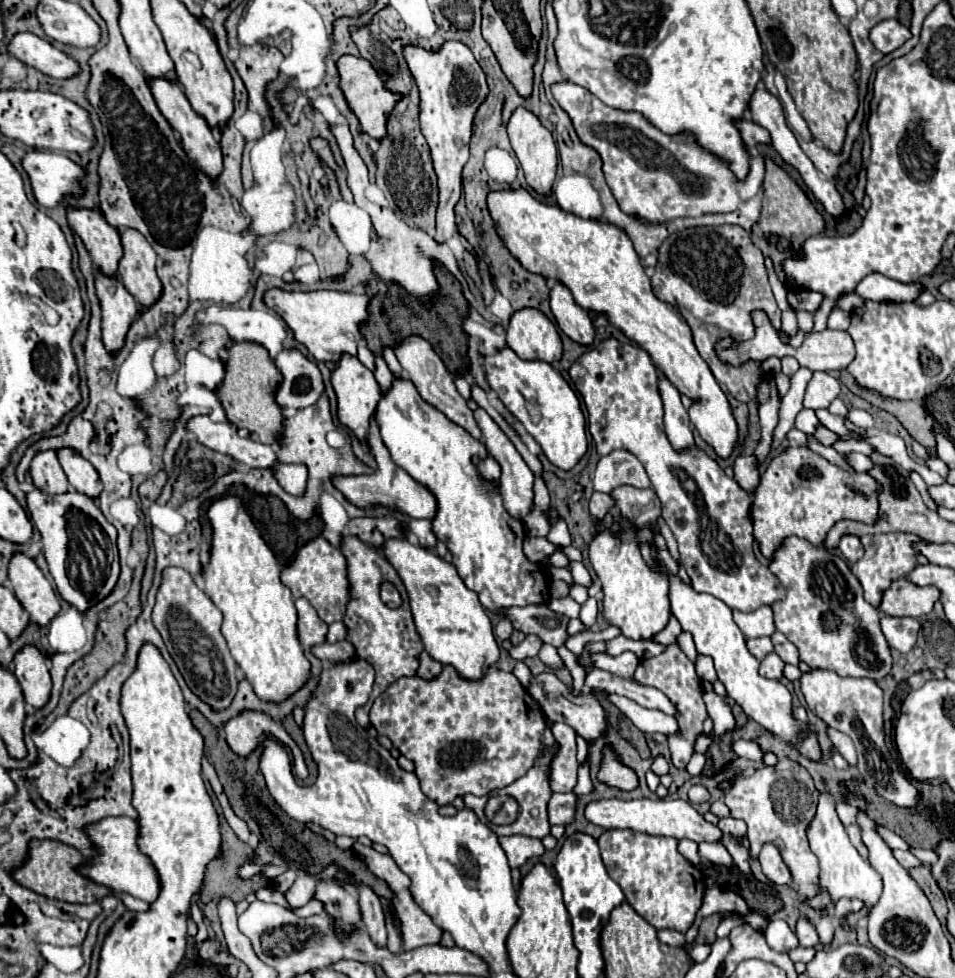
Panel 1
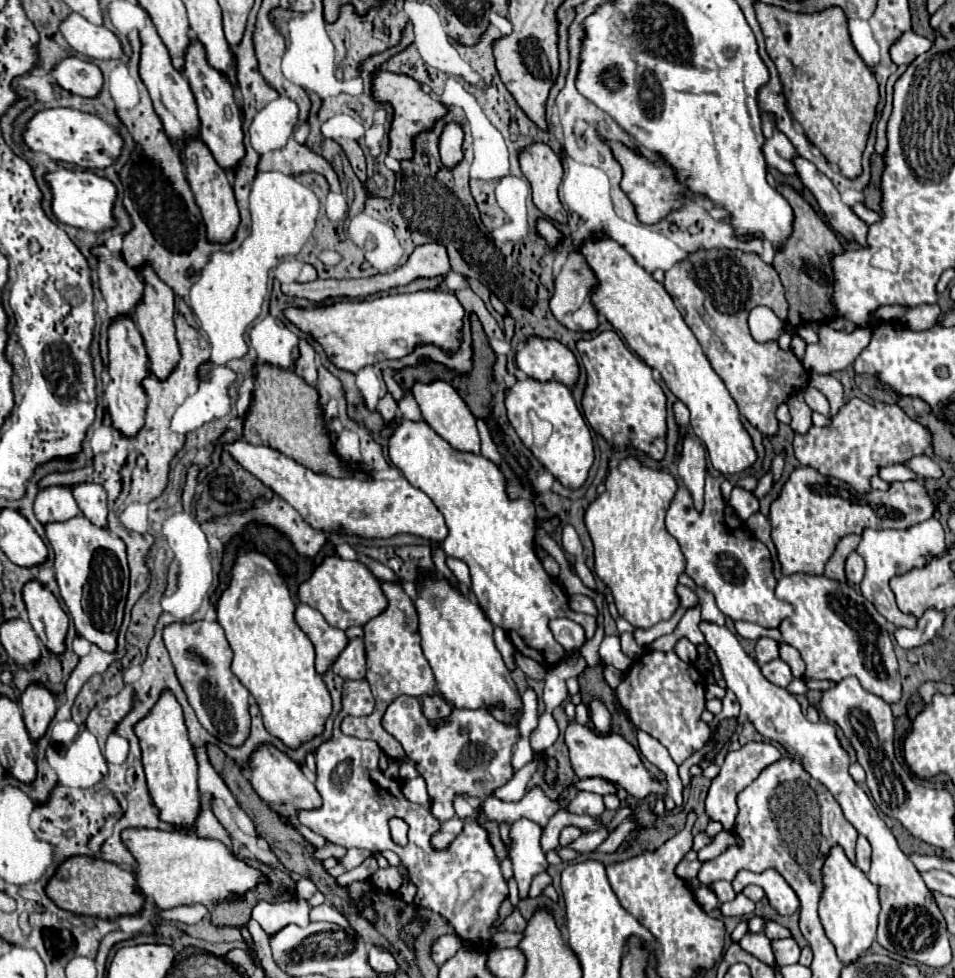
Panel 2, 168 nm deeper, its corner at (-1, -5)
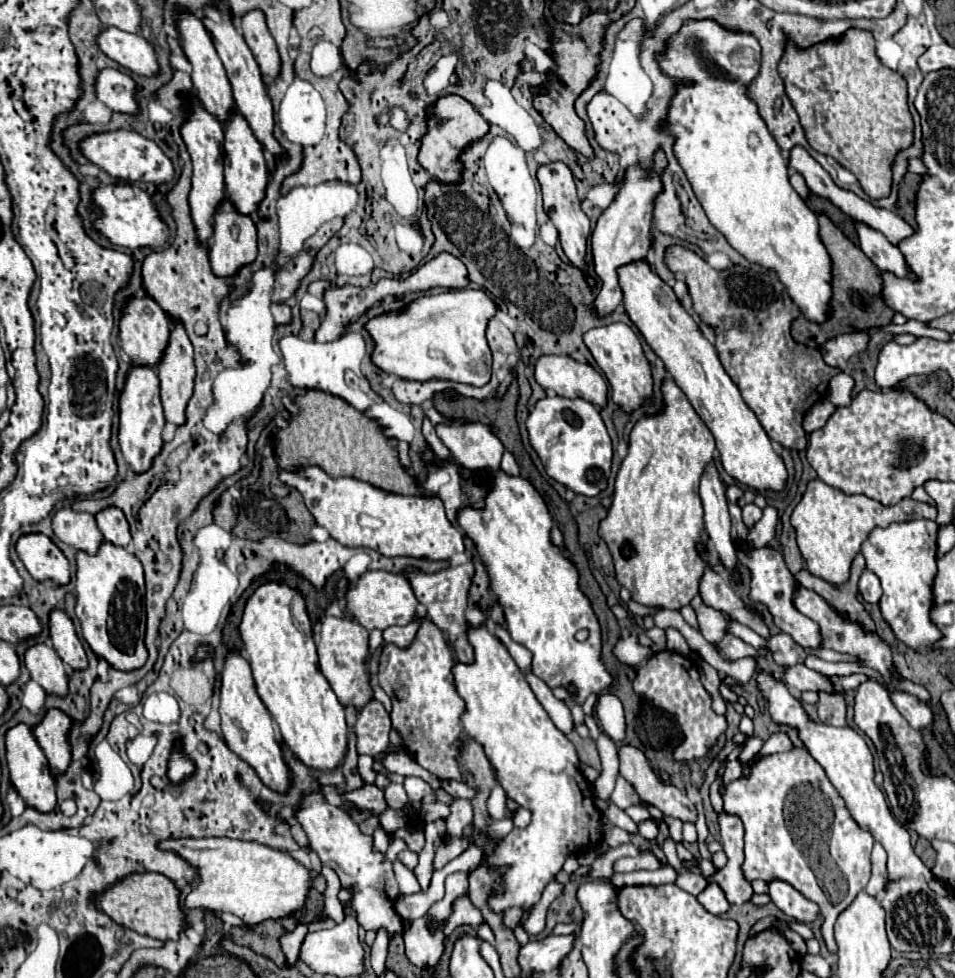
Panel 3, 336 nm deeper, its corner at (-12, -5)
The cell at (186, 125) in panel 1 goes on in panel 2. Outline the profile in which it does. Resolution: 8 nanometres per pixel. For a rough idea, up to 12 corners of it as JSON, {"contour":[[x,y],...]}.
{"contour":[[202,141],[184,169],[208,241],[234,239],[240,213],[226,171]]}

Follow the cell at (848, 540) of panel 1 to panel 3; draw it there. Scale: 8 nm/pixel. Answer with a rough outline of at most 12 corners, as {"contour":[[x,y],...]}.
{"contour":[[867,567],[859,579],[859,593],[865,601],[881,599],[879,577]]}

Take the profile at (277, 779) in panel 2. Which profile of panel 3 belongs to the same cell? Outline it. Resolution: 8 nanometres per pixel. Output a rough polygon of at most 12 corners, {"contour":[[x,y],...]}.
{"contour":[[303,793],[295,819],[351,893],[359,925],[403,931],[399,885],[341,807]]}

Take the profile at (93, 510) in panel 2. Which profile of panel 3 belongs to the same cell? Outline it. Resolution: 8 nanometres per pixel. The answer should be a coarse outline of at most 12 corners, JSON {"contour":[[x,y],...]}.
{"contour":[[119,507],[97,511],[99,531],[119,547],[131,541],[129,525]]}

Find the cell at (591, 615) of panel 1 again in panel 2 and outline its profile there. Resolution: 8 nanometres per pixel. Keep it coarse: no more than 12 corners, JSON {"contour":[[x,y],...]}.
{"contour":[[554,619],[554,639],[576,653],[584,643],[584,629],[572,619]]}

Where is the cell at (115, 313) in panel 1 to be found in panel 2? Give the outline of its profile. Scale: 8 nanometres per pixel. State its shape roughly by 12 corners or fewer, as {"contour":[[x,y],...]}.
{"contour":[[130,317],[108,329],[112,427],[132,437],[144,427],[150,369]]}

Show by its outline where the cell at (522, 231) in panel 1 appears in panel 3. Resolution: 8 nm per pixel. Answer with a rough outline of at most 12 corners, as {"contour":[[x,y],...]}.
{"contour":[[643,259],[623,307],[715,437],[723,469],[781,491],[787,471],[713,343]]}

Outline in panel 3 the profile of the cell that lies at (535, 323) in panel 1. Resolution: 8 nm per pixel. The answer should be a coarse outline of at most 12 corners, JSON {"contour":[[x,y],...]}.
{"contour":[[541,355],[535,379],[561,397],[607,403],[601,373],[569,355]]}

